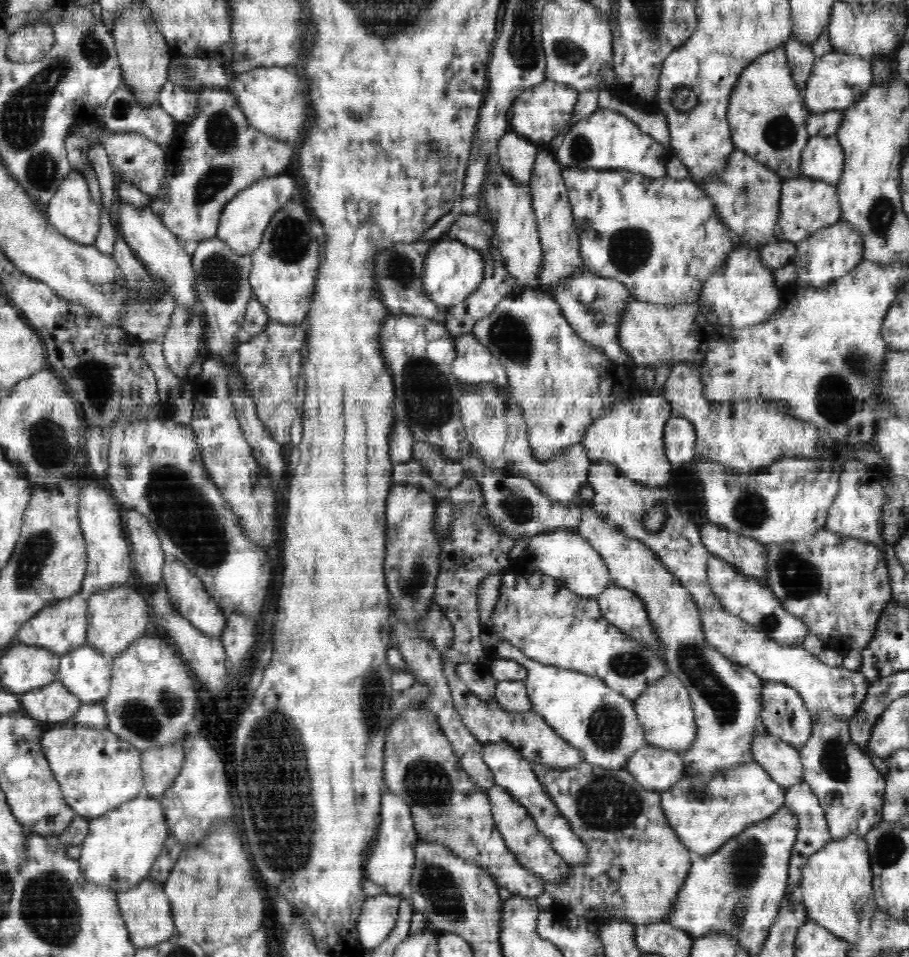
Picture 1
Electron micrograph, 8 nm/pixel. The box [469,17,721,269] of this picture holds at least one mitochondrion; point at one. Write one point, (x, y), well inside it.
(567, 51)

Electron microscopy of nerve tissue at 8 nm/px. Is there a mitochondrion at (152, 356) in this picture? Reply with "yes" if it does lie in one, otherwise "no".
no

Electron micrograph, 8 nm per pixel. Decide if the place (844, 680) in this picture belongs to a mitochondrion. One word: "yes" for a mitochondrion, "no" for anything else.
no

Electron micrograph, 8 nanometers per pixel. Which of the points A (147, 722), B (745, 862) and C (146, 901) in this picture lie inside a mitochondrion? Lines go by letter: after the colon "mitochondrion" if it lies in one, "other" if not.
A: mitochondrion
B: mitochondrion
C: other

